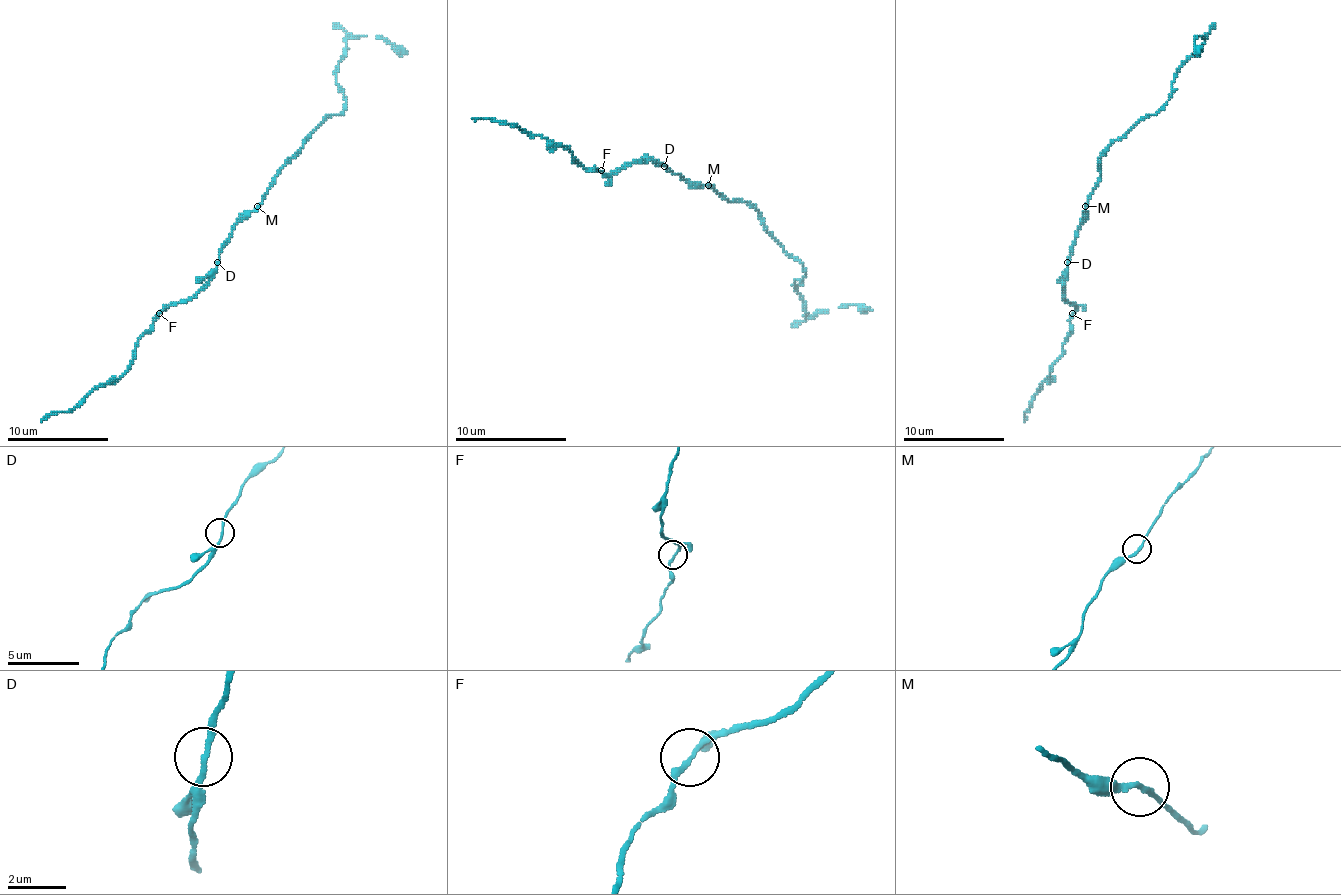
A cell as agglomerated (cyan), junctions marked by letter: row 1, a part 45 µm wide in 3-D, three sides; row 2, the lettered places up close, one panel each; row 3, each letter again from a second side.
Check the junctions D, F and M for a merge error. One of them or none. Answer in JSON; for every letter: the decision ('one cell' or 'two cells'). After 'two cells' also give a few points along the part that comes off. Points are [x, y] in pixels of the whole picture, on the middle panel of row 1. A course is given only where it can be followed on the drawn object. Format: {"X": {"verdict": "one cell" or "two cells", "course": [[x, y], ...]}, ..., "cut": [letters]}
{"D": {"verdict": "one cell"}, "F": {"verdict": "one cell"}, "M": {"verdict": "one cell"}, "cut": []}

